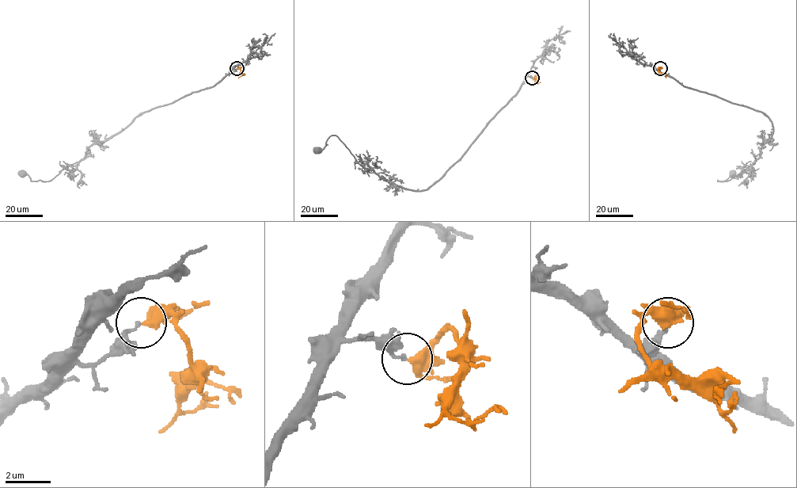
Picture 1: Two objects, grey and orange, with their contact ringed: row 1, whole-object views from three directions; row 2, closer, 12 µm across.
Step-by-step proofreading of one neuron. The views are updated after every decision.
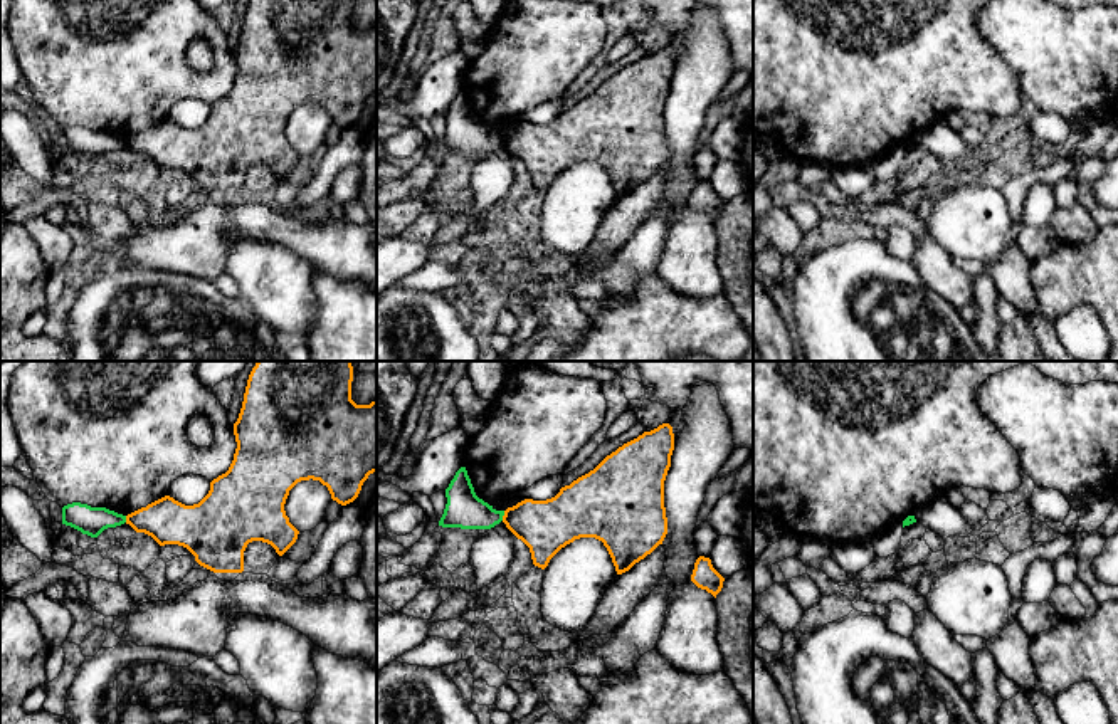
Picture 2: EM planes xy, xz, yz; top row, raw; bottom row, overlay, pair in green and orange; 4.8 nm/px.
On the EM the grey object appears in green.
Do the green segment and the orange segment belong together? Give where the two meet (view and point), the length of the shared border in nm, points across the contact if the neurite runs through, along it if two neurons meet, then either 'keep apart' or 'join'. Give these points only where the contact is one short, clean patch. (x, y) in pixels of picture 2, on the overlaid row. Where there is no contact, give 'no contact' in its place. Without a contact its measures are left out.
xz (503, 514) | 50 nm | along xz (505, 511), (501, 519) | keep apart

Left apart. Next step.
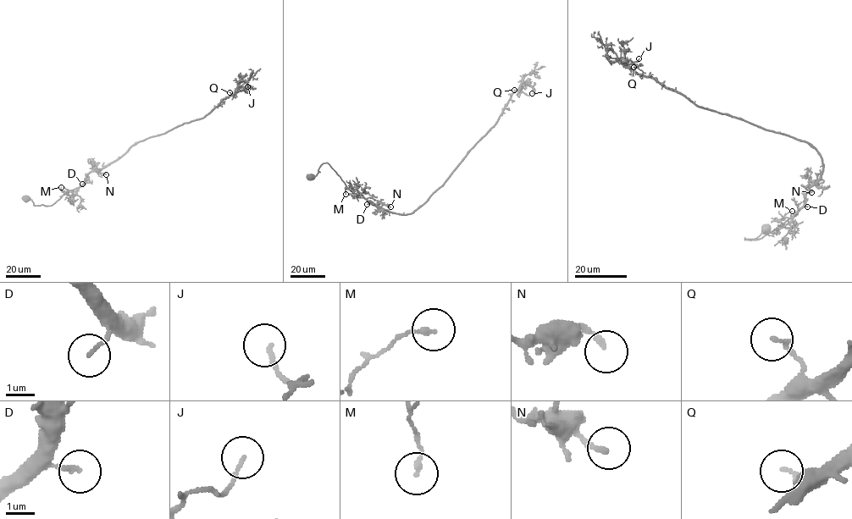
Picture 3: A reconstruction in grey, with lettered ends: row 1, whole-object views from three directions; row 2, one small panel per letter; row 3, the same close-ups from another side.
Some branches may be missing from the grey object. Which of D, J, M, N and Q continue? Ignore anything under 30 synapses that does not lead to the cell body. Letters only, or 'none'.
none

